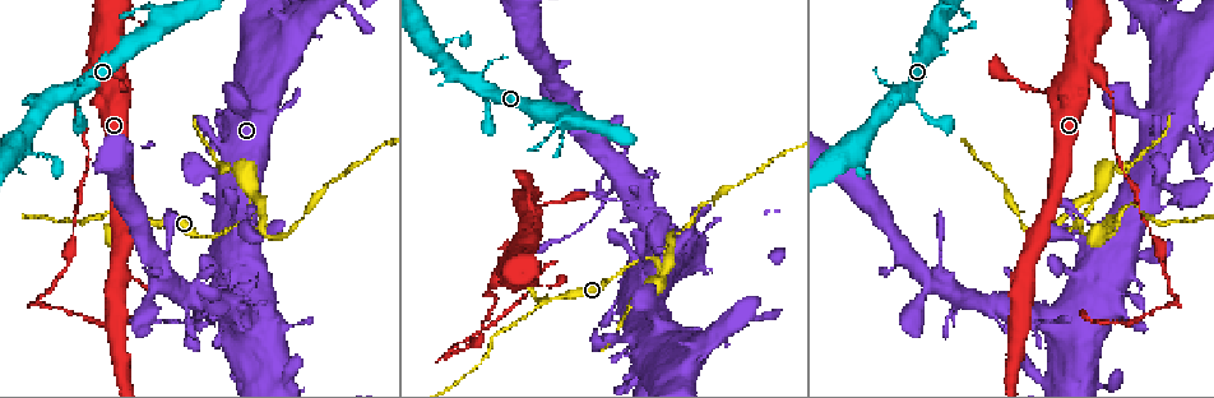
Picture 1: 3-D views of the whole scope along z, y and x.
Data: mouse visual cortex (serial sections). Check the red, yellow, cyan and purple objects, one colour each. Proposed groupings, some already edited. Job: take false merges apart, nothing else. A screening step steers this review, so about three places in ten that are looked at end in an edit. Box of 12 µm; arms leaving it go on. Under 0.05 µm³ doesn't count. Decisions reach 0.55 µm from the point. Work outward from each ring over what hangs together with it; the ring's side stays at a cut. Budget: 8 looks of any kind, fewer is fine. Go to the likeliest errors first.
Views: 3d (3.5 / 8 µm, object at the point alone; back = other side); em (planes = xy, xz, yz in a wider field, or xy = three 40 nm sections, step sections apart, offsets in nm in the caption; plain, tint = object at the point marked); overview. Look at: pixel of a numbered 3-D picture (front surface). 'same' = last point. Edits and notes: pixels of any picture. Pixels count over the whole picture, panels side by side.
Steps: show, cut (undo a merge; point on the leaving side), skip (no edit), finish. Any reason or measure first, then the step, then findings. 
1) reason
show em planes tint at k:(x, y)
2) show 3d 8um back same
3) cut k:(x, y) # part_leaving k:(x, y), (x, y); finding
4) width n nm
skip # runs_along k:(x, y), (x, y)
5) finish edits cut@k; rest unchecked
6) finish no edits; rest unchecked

thick turns thin
show 3d 3.5um at 1:(1119, 213)

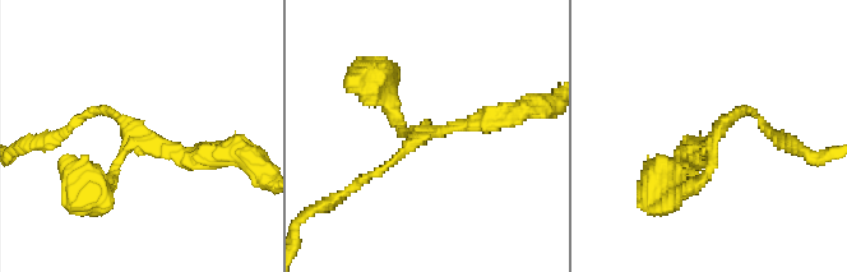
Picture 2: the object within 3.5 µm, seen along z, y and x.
need the tissue
show em xy step 1 tint at 2:(715, 140)

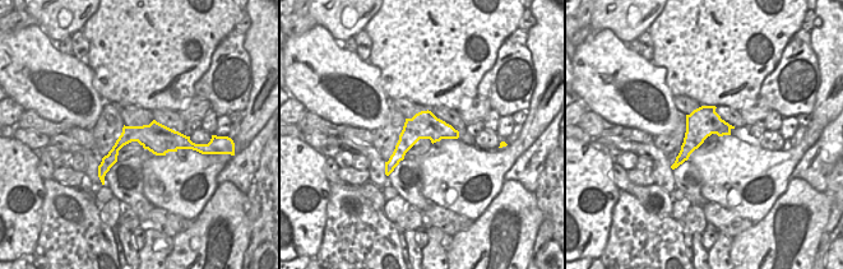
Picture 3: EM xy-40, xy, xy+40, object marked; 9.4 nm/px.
cut it another way
show em xy step 3 tint same

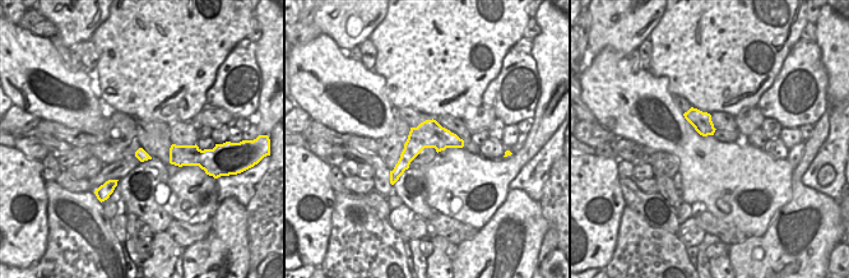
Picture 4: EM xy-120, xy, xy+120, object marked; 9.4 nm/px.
arm_widths 100, 150, 300 nm
skip # runs_along 2:(220, 153), (140, 138), (102, 189); continuous, no second cell

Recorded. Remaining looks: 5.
abrupt turn
show 3d 8um at 1:(649, 211)

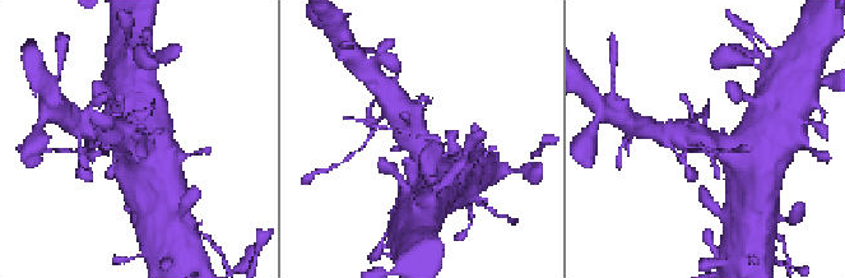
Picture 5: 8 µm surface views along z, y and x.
show em xy step 1 tint at 5:(140, 131)

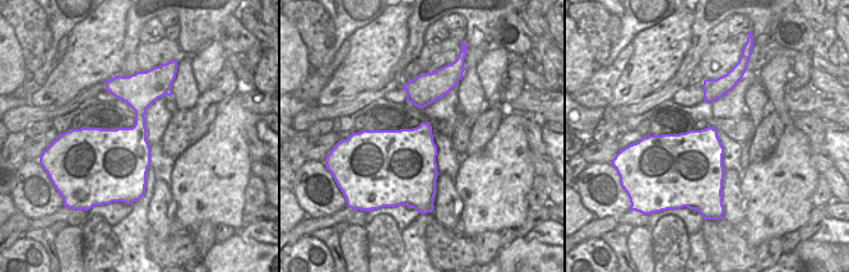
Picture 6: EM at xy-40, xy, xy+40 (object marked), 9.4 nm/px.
cut 5:(435, 137) # a second cell is stuck on

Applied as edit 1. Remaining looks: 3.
a narrow waist
show 3d 8um at 1:(42, 153)

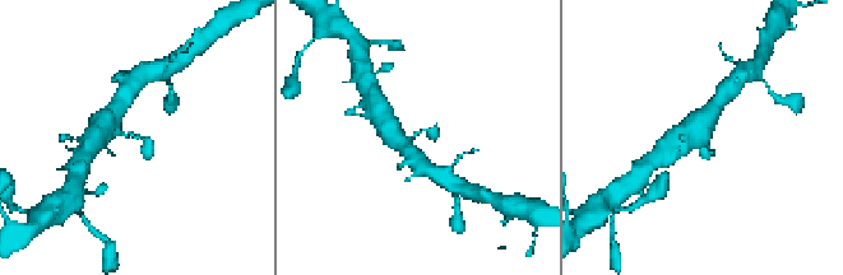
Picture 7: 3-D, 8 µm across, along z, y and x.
show em planes tint at 7:(419, 134)

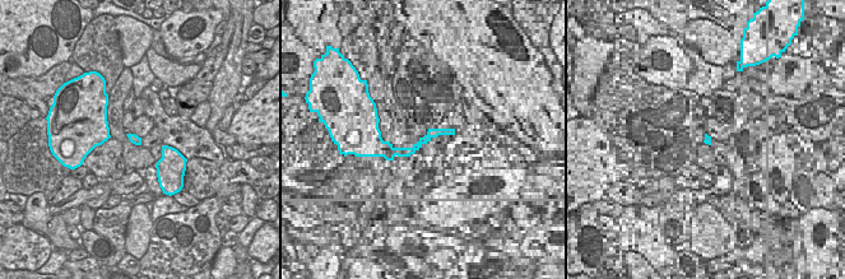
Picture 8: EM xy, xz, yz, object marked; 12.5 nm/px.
skip # runs_along 7:(111, 113), (120, 134), (147, 141), (148, 157); continuous, no second cell

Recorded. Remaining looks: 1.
finish edits cut@5; rest unchecked

